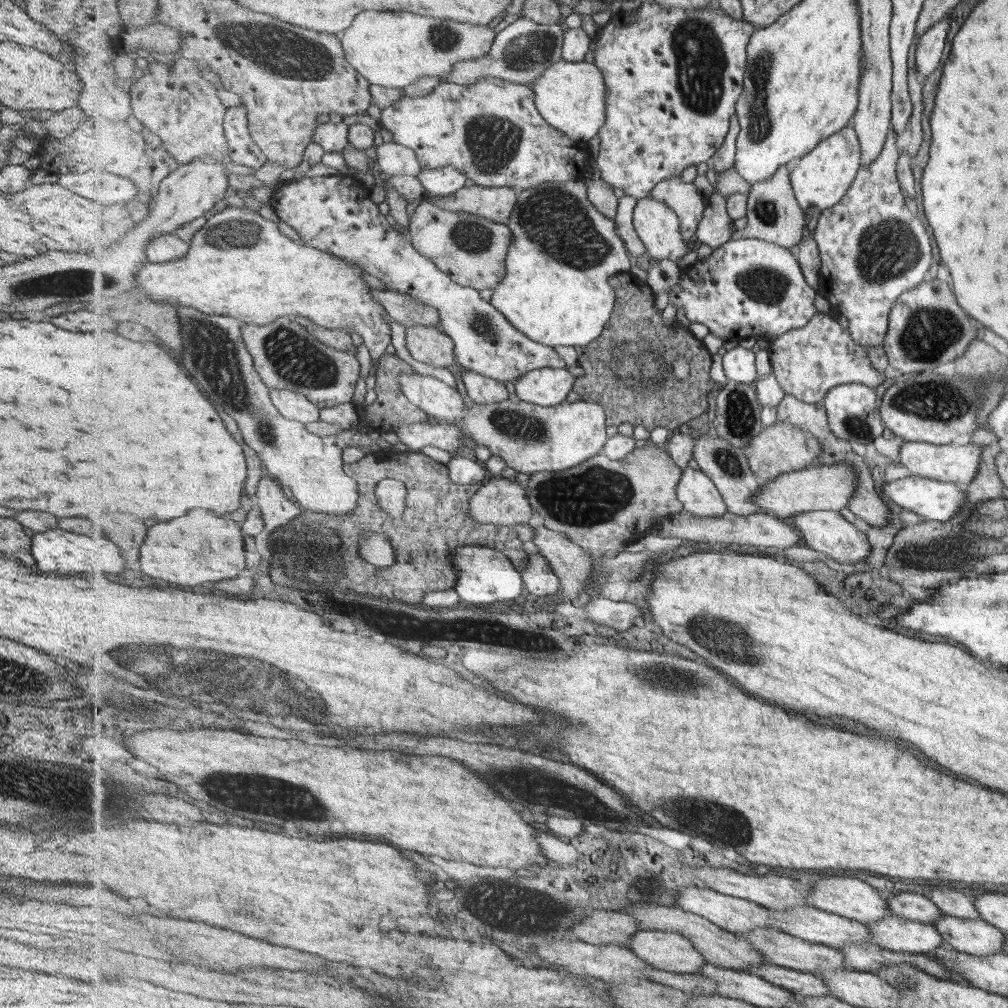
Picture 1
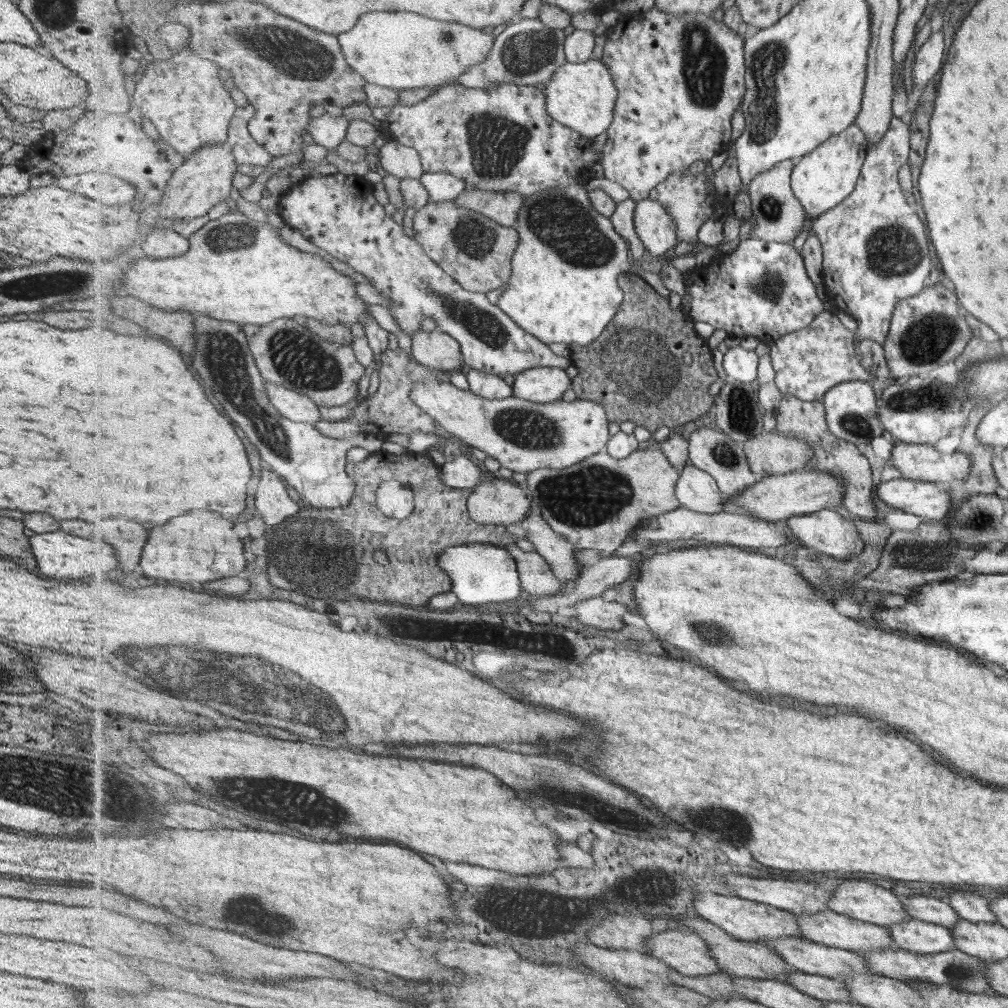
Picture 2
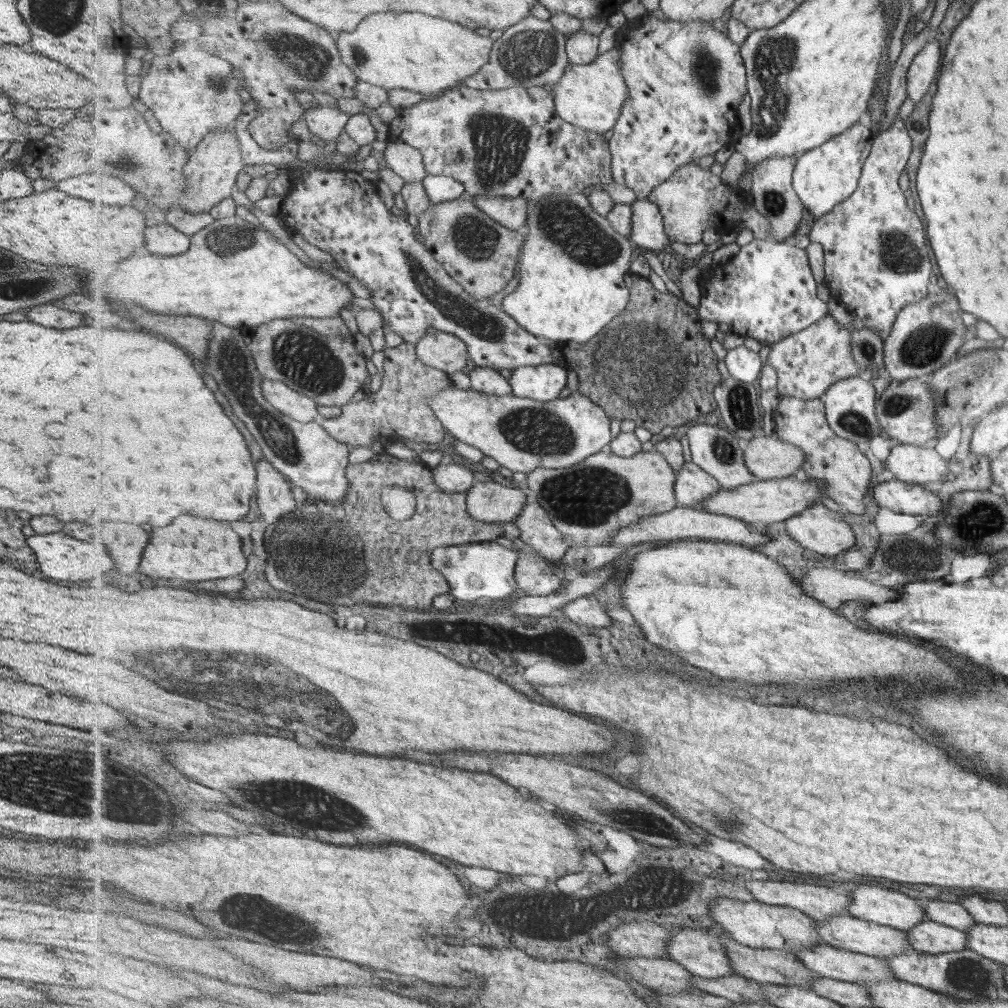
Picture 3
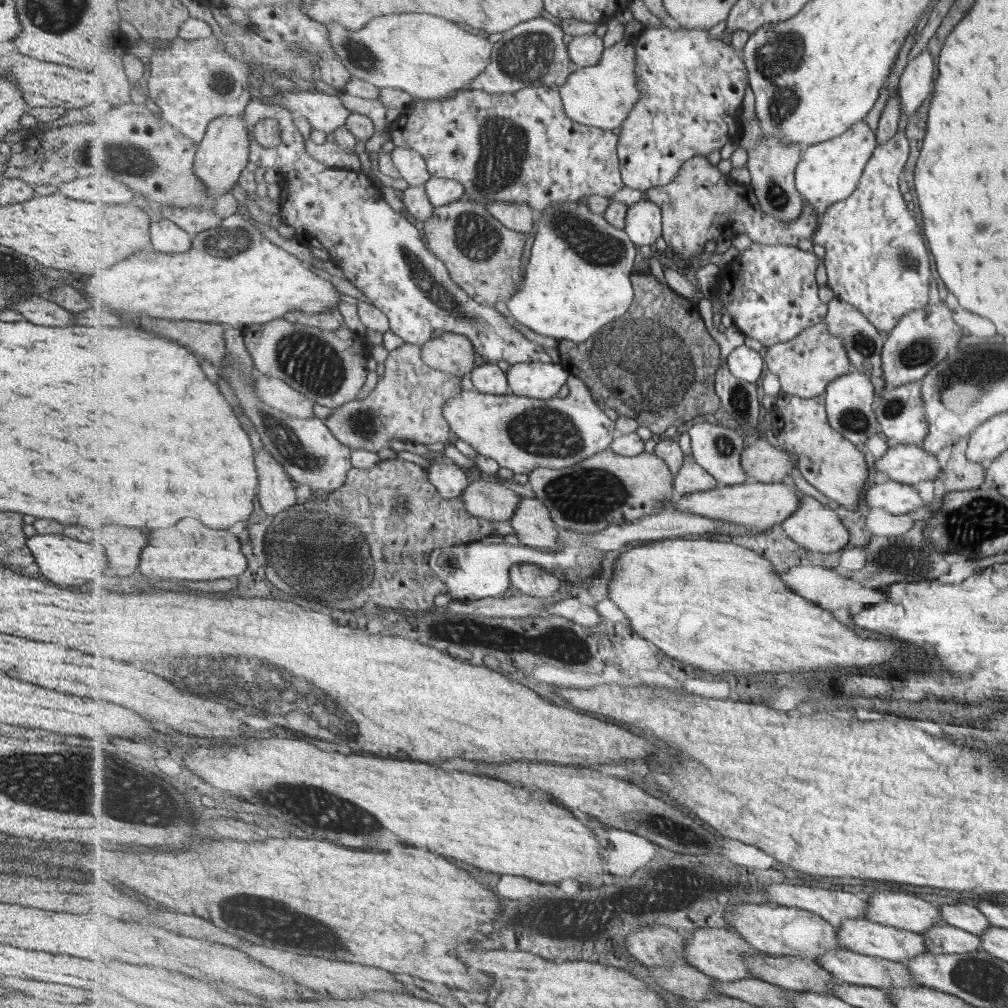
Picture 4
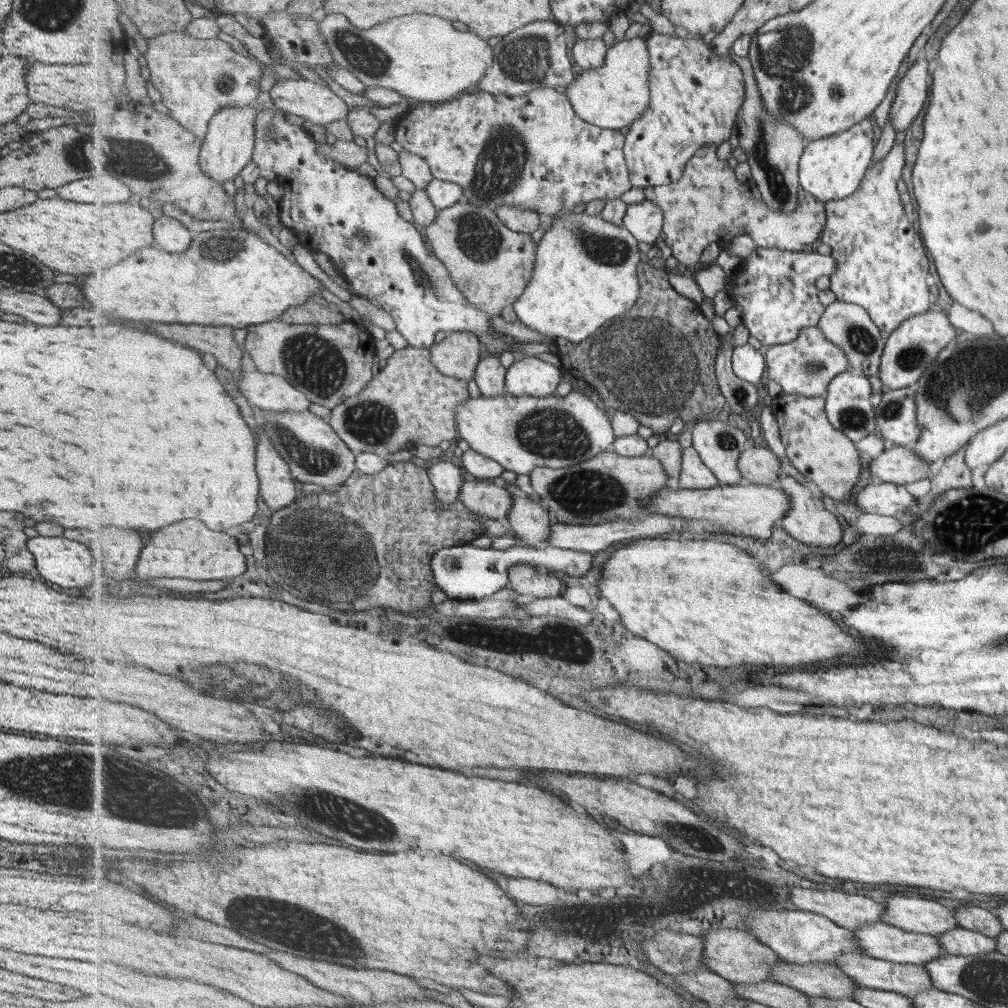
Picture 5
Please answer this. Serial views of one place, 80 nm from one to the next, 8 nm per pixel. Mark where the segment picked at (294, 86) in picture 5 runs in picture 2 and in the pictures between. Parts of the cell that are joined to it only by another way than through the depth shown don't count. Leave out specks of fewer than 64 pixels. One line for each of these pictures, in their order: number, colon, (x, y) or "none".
2: (329, 131)
3: (327, 123)
4: (325, 113)

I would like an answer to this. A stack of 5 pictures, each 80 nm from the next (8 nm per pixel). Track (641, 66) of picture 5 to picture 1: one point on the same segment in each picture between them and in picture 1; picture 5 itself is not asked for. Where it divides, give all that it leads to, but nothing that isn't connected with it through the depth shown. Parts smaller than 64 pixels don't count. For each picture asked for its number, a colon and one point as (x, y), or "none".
1: (572, 96)
2: (583, 96)
3: (591, 96)
4: (603, 96)

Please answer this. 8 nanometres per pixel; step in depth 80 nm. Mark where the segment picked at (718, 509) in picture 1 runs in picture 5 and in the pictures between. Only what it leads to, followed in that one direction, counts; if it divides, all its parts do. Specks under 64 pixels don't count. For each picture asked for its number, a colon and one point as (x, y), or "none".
2: (697, 490)
3: (694, 484)
4: (692, 477)
5: (695, 474)

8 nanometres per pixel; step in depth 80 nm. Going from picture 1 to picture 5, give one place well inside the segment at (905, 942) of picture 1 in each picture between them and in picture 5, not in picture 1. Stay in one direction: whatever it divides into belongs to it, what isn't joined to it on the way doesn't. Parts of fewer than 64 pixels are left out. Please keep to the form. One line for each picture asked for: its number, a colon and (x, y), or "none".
2: (919, 936)
3: (931, 937)
4: (941, 939)
5: (958, 942)

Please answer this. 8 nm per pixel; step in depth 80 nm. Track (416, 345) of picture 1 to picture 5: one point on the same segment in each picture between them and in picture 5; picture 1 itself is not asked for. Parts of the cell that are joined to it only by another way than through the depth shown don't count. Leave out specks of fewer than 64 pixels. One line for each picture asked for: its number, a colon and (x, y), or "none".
2: (431, 347)
3: (445, 351)
4: (453, 353)
5: (459, 355)

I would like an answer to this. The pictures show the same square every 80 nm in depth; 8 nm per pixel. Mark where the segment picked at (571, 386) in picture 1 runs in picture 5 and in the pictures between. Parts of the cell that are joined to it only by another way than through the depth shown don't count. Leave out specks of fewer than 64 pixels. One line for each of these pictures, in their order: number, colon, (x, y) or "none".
2: (543, 385)
3: (544, 382)
4: (538, 380)
5: (531, 376)

